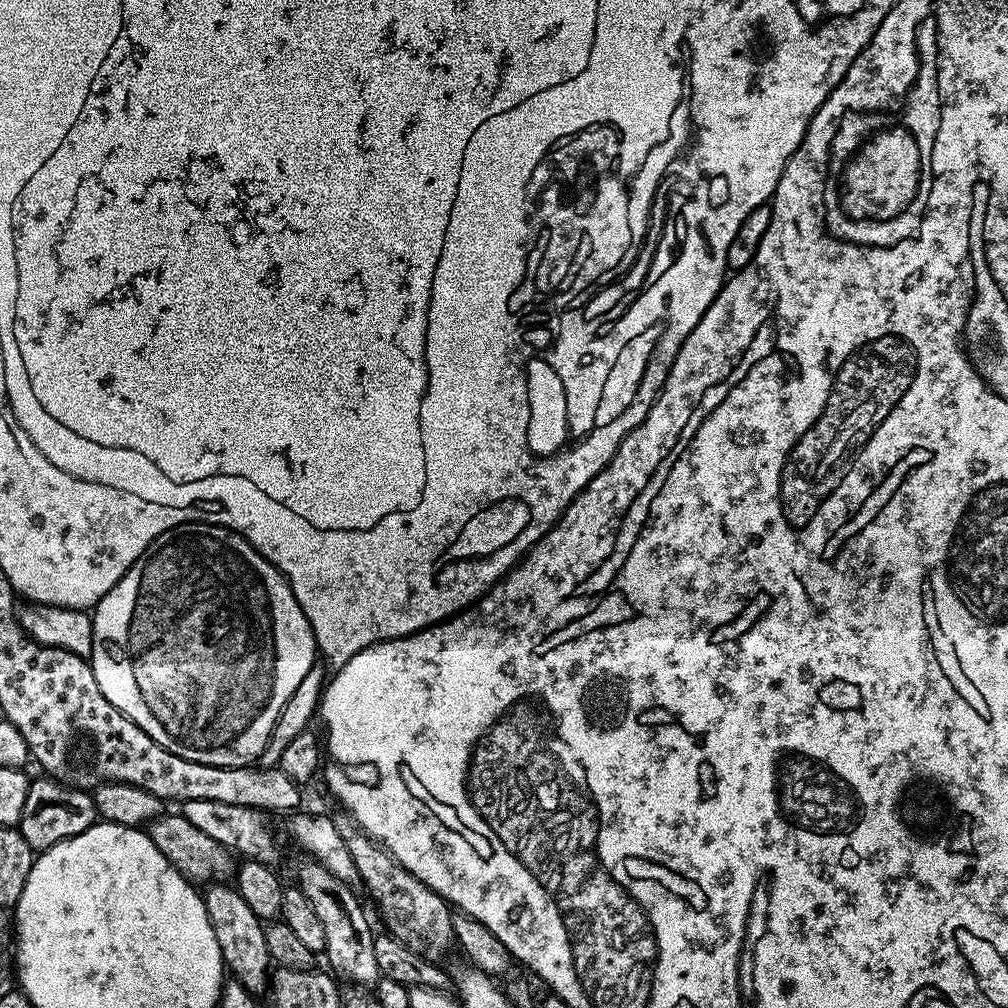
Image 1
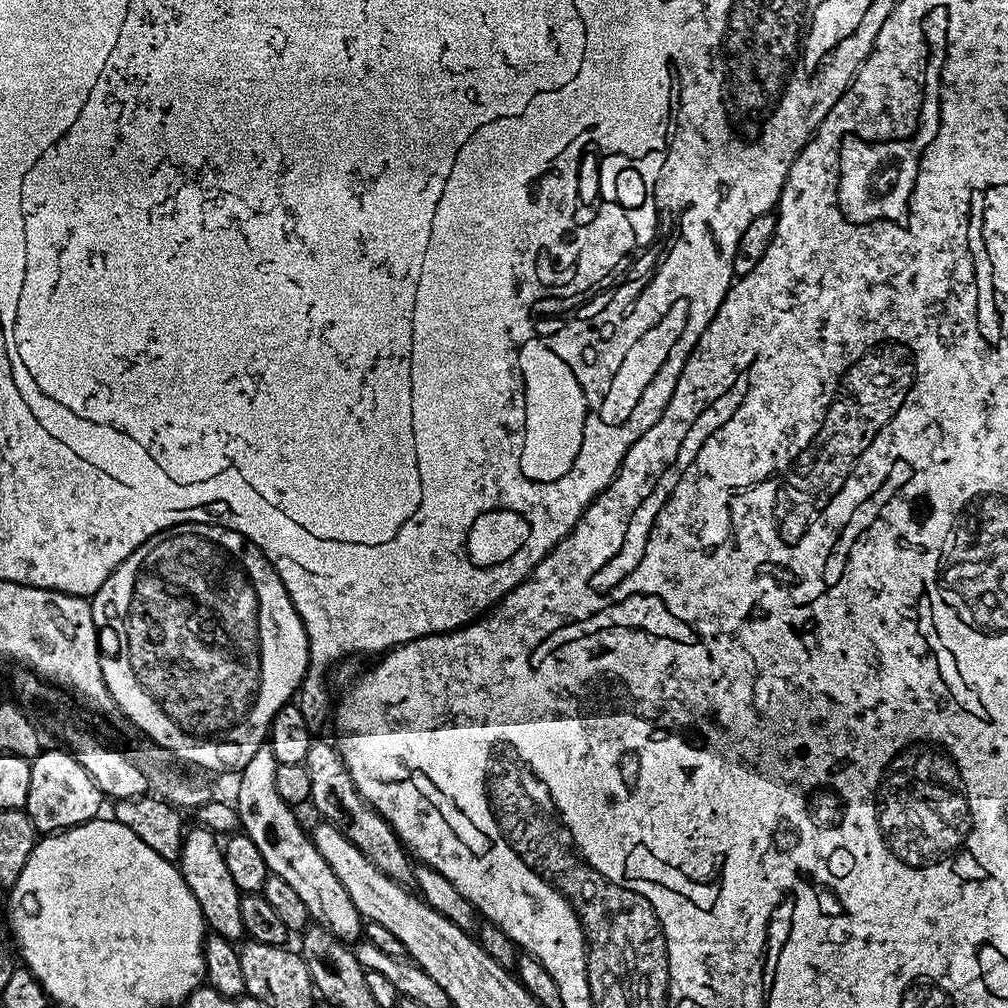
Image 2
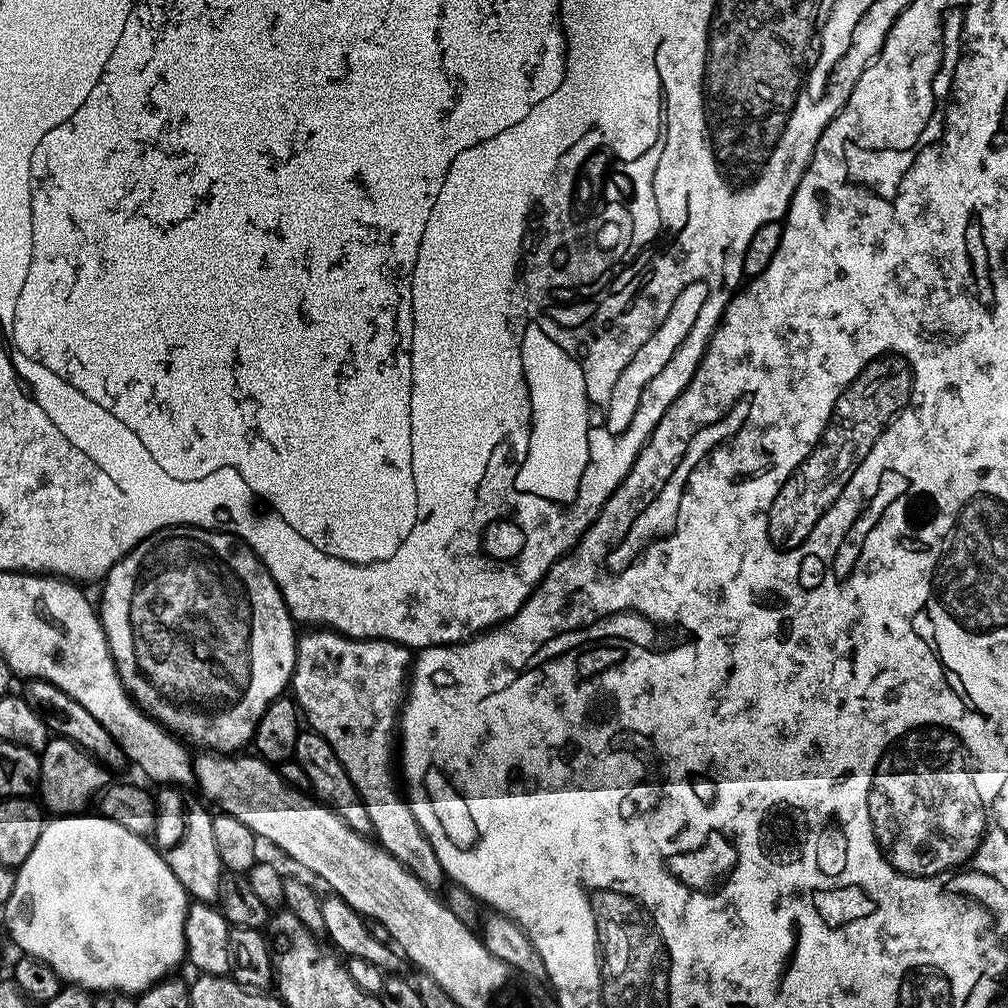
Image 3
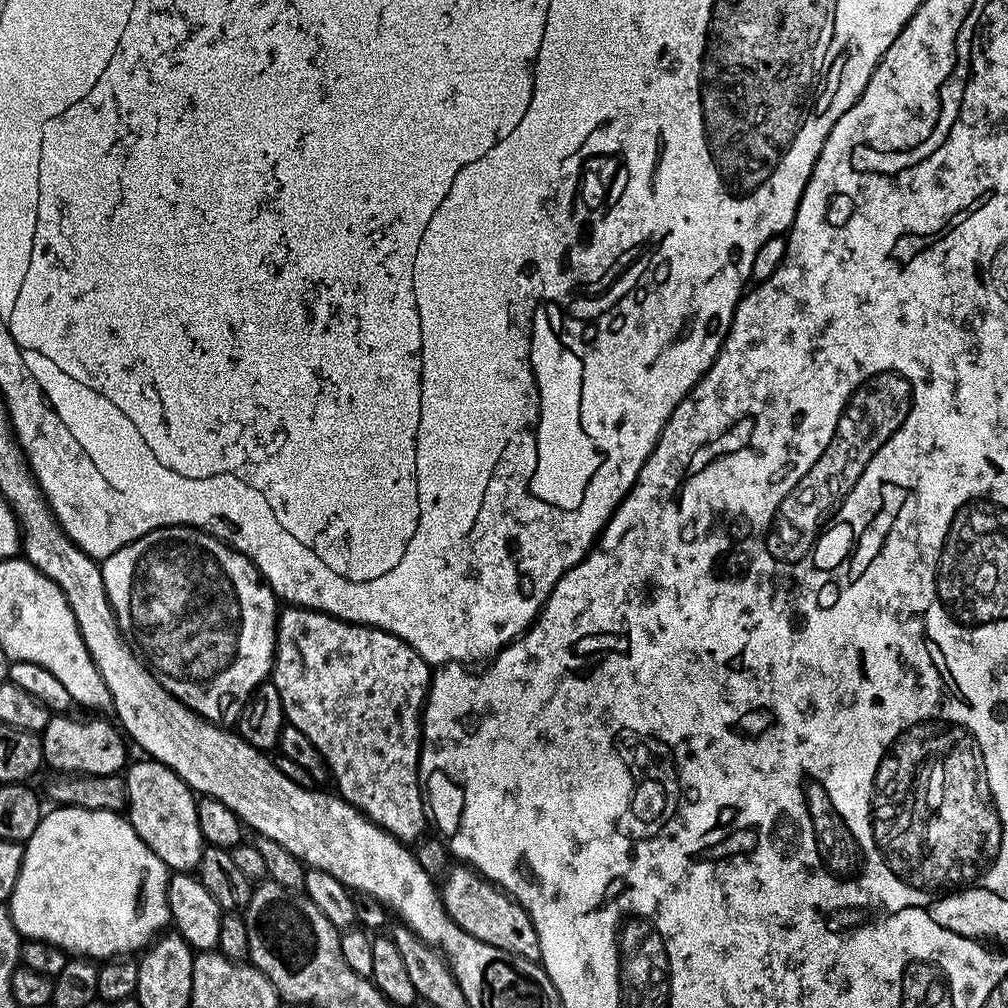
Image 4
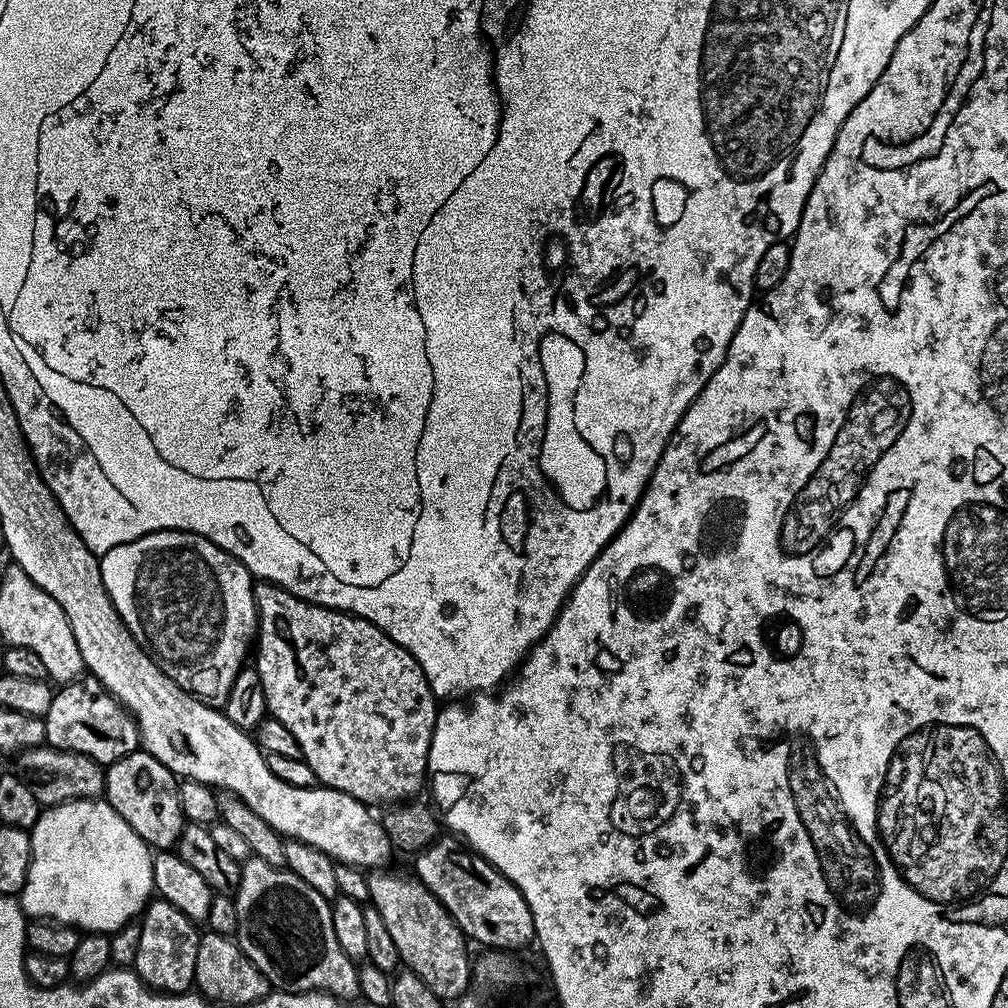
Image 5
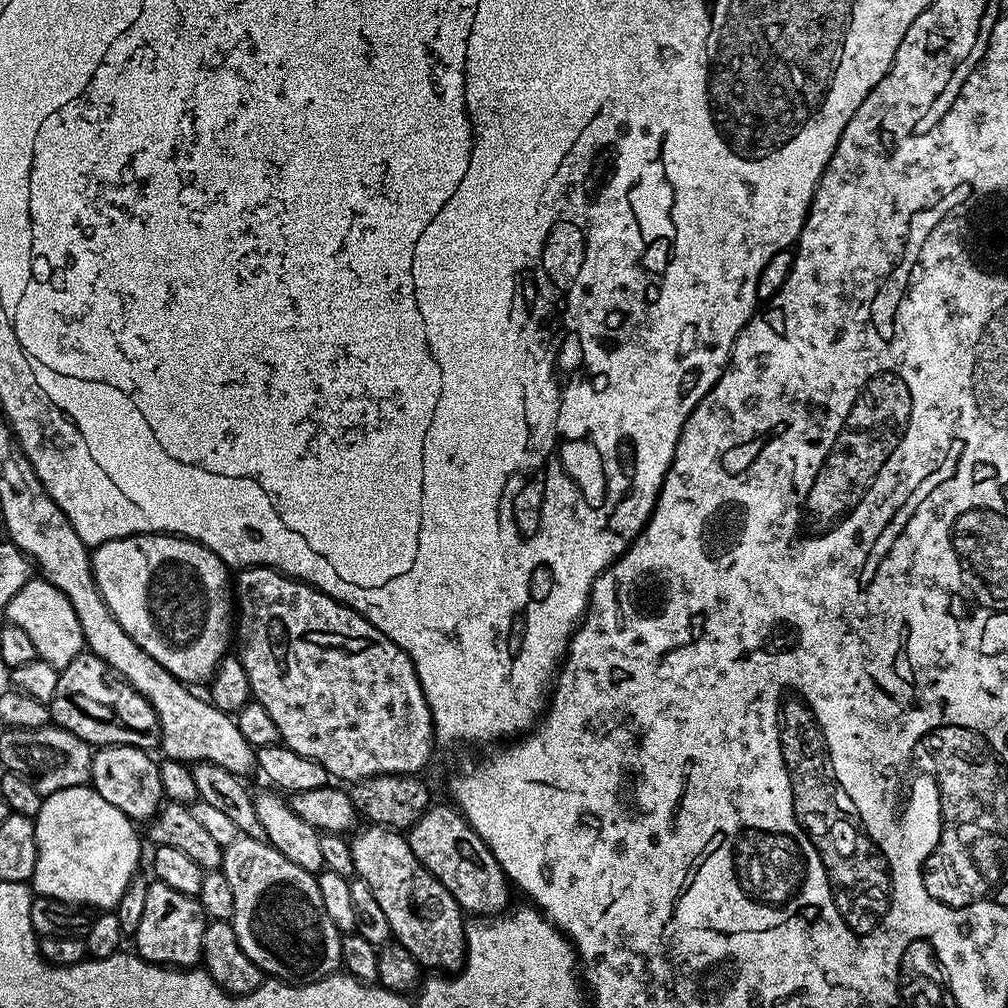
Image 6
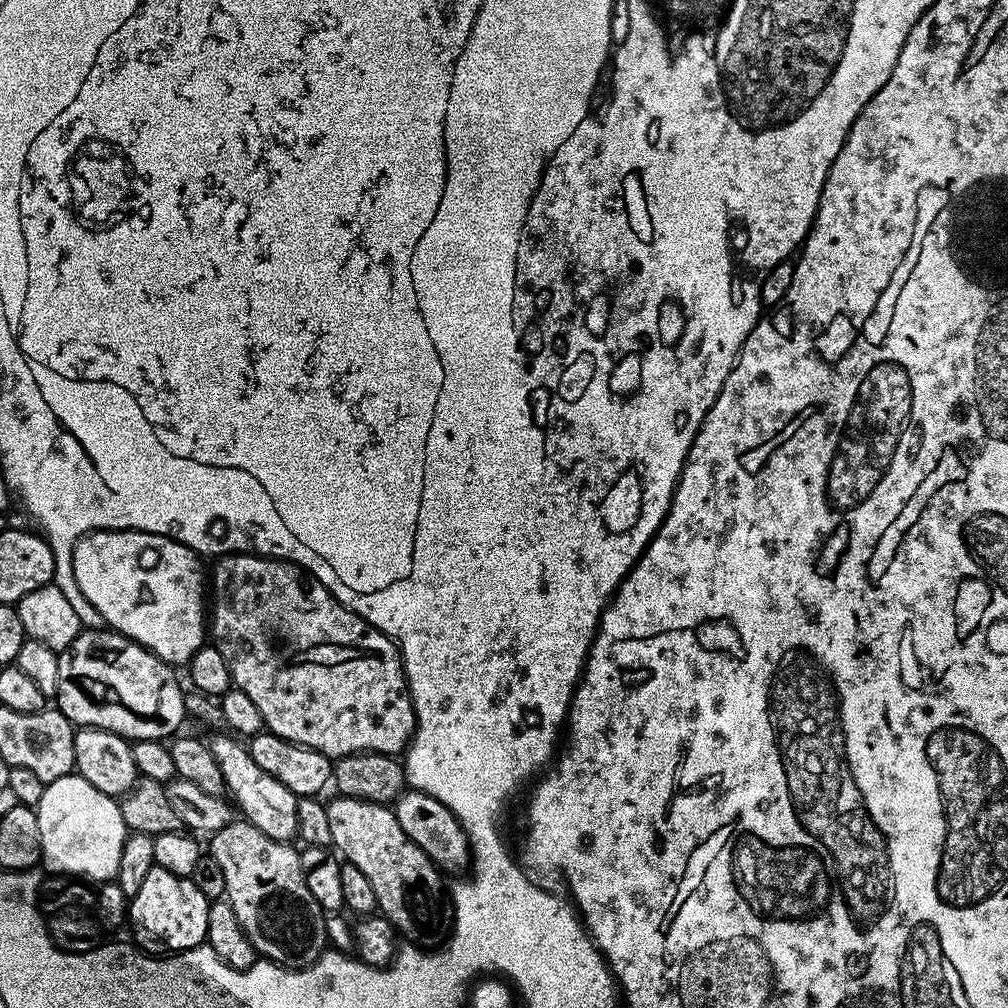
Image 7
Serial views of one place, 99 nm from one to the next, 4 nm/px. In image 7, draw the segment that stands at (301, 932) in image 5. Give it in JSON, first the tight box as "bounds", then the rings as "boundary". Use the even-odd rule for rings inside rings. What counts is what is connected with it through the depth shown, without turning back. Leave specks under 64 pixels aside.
{"bounds":[210,818,330,968],"boundary":[[[243,818],[233,819],[232,823],[222,826],[222,830],[211,833],[210,840],[210,854],[223,871],[224,895],[257,953],[265,960],[274,961],[281,968],[305,968],[313,964],[330,943],[324,925],[324,908],[314,902],[314,894],[310,894],[306,886],[299,851],[295,847],[292,849],[291,843],[270,838],[270,834],[262,834],[258,826],[249,824]]]}

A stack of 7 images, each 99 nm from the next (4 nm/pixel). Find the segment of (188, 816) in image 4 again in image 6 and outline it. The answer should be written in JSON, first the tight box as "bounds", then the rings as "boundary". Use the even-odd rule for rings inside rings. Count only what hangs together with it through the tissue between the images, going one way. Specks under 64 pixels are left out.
{"bounds":[91,744,166,822],"boundary":[[[106,744],[97,747],[92,754],[92,779],[91,787],[95,788],[110,806],[118,806],[122,814],[126,814],[133,822],[147,822],[155,816],[160,809],[160,805],[165,803],[166,797],[162,790],[162,778],[160,777],[159,763],[151,760],[149,753],[143,748],[131,748],[125,744]]]}

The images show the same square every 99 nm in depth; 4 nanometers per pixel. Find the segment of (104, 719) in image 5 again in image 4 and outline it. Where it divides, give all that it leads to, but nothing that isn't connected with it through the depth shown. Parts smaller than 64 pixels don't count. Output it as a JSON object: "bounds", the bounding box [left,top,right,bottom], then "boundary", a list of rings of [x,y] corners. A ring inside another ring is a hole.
{"bounds":[42,714,130,776],"boundary":[[[76,714],[53,715],[42,733],[44,764],[52,767],[51,771],[56,774],[114,776],[123,773],[130,760],[128,757],[129,745],[126,743],[125,737],[118,731],[117,725],[111,719],[109,720],[79,720]]]}

